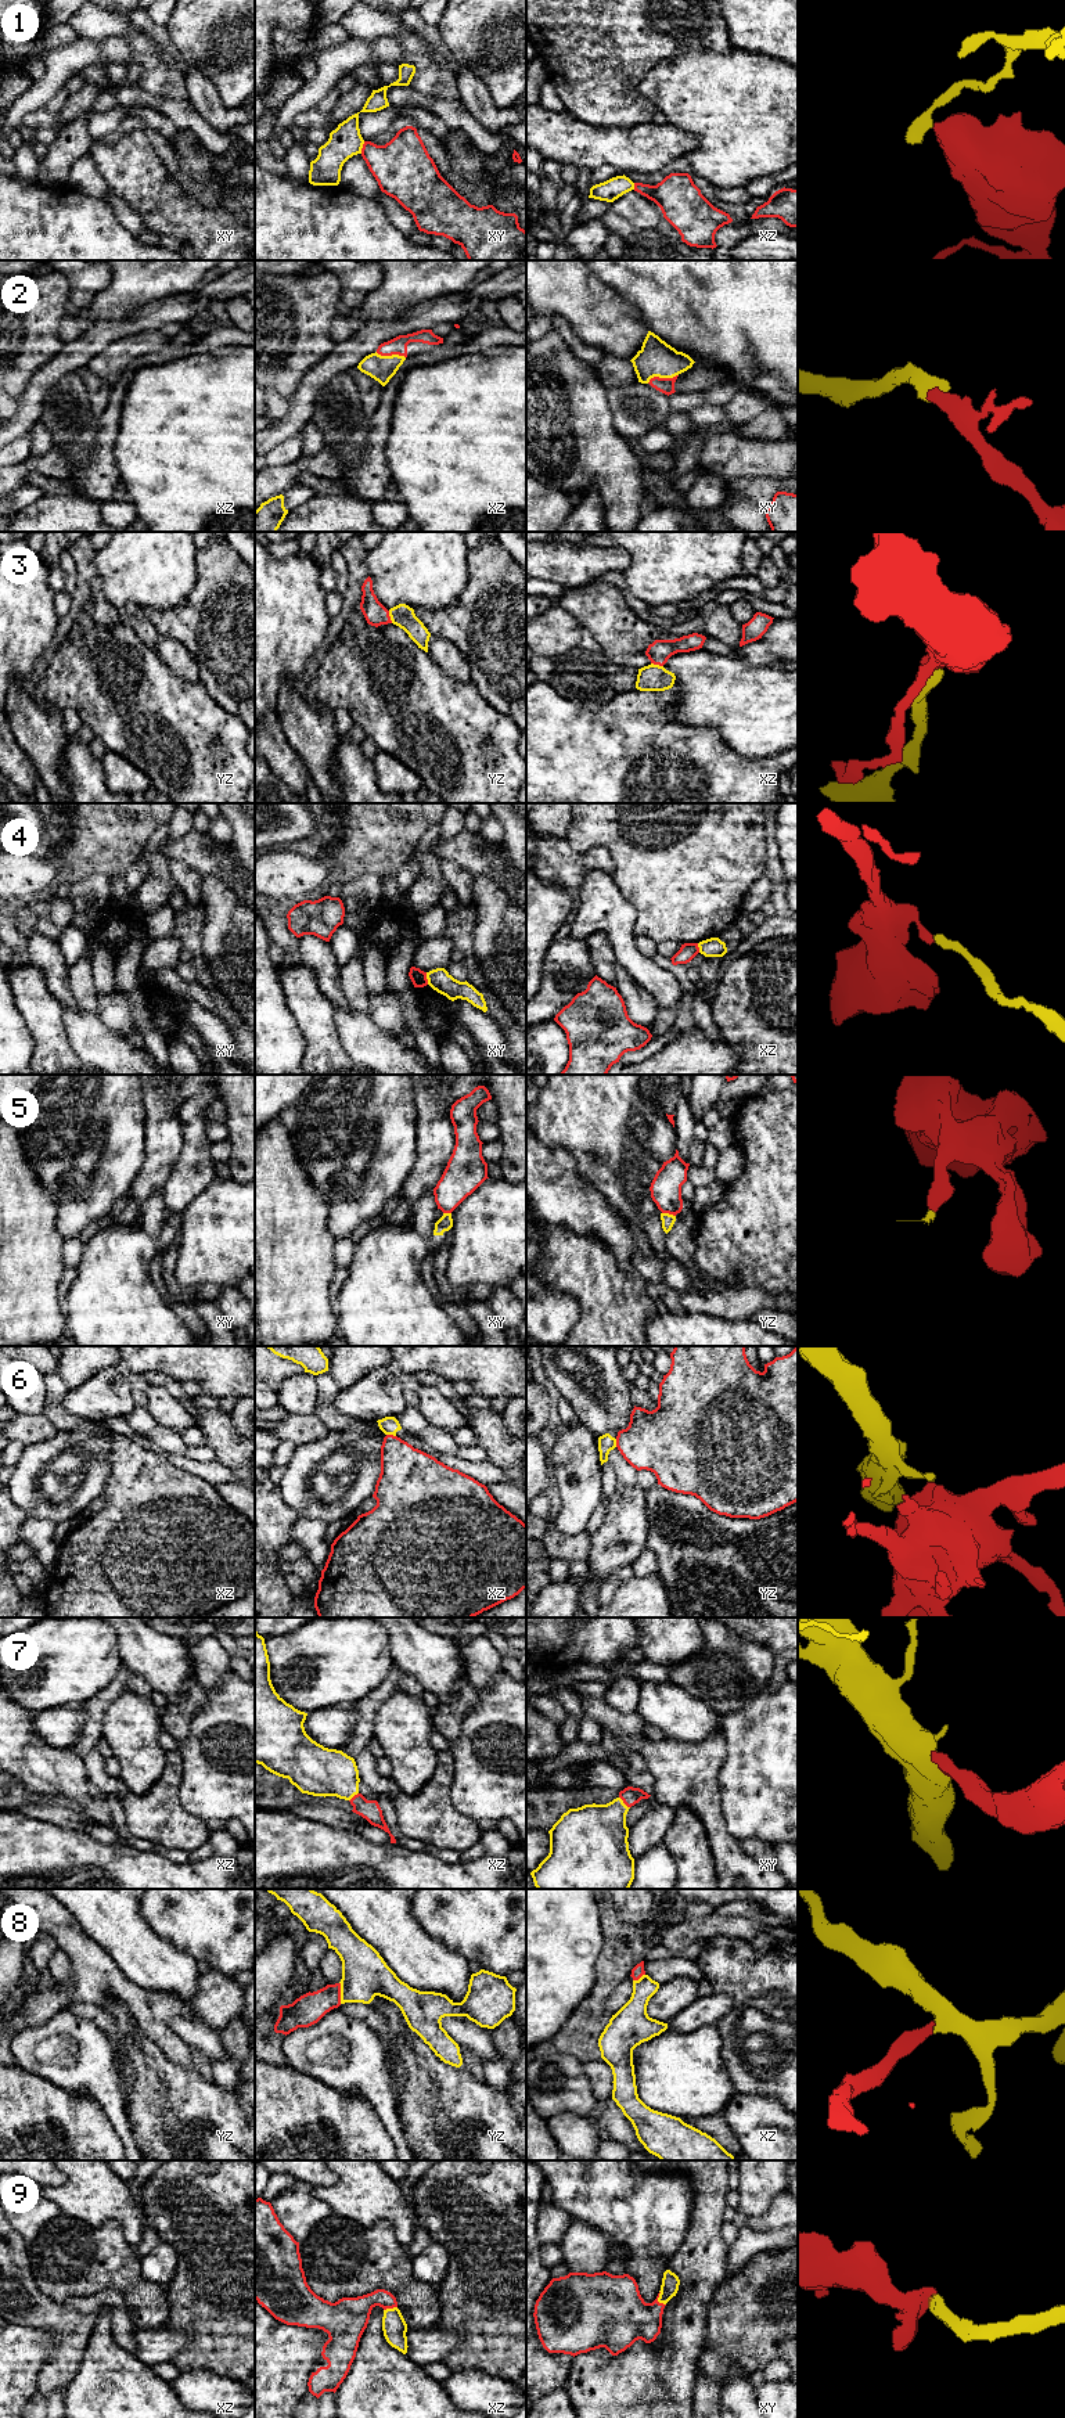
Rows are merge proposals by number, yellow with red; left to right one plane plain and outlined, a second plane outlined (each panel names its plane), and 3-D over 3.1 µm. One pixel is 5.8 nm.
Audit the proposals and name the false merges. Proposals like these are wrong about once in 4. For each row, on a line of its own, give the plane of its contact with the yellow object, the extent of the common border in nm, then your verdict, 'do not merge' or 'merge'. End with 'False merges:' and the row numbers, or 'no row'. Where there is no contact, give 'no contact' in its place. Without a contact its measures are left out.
1: contact in xy; length 80 nm; do not merge
2: contact in xy; length 190 nm; merge
3: contact in yz; length 80 nm; merge
4: contact in xy; length 70 nm; do not merge
5: contact in yz; length 80 nm; do not merge
6: contact in xz; length 60 nm; do not merge
7: contact in xy; length 90 nm; merge
8: contact in yz; length 130 nm; merge
9: contact in xy; length 90 nm; merge
False merges: 1, 4, 5, 6

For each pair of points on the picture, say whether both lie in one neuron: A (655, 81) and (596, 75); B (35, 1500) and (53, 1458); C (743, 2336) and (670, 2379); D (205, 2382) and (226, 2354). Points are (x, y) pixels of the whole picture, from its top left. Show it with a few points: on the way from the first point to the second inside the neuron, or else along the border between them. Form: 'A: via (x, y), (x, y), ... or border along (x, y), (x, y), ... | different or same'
A: border along (665, 57), (637, 83), (637, 90), (654, 108) | different
B: via (45, 1490), (53, 1479), (53, 1468) | same
C: border along (706, 2331), (704, 2348), (698, 2359), (698, 2371) | different
D: border along (182, 2370), (212, 2370), (240, 2382) | different

